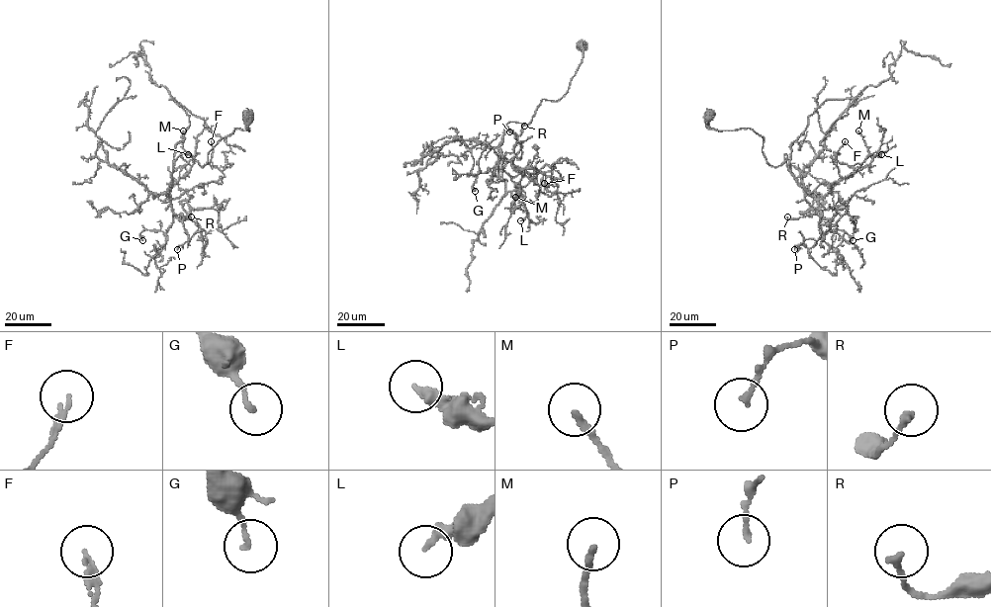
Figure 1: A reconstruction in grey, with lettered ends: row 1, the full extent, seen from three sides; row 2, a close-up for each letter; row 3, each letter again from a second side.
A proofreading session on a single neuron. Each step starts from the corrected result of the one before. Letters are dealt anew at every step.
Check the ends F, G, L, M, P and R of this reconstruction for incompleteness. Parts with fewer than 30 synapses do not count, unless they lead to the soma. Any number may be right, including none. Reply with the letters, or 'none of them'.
none of them

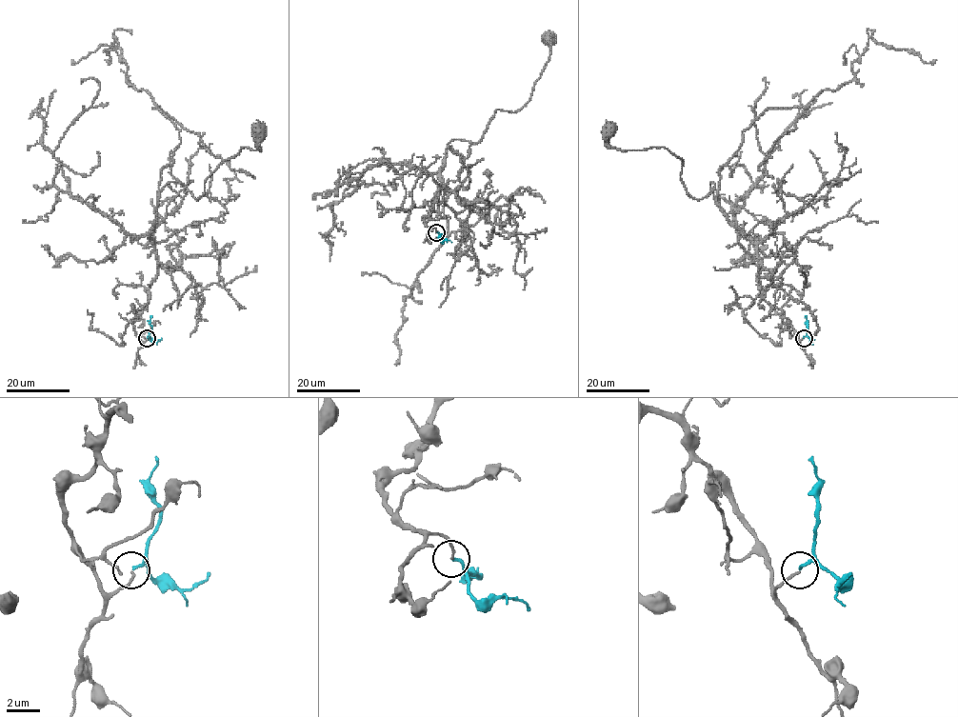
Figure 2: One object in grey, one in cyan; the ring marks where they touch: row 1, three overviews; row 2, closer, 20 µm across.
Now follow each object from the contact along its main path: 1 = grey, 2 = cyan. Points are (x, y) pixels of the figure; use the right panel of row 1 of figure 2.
1: (804, 338), (762, 295), (757, 248), (714, 184), (692, 198), (683, 160), (663, 147), (610, 148), (608, 130)
2: (804, 337), (807, 328), (806, 316)

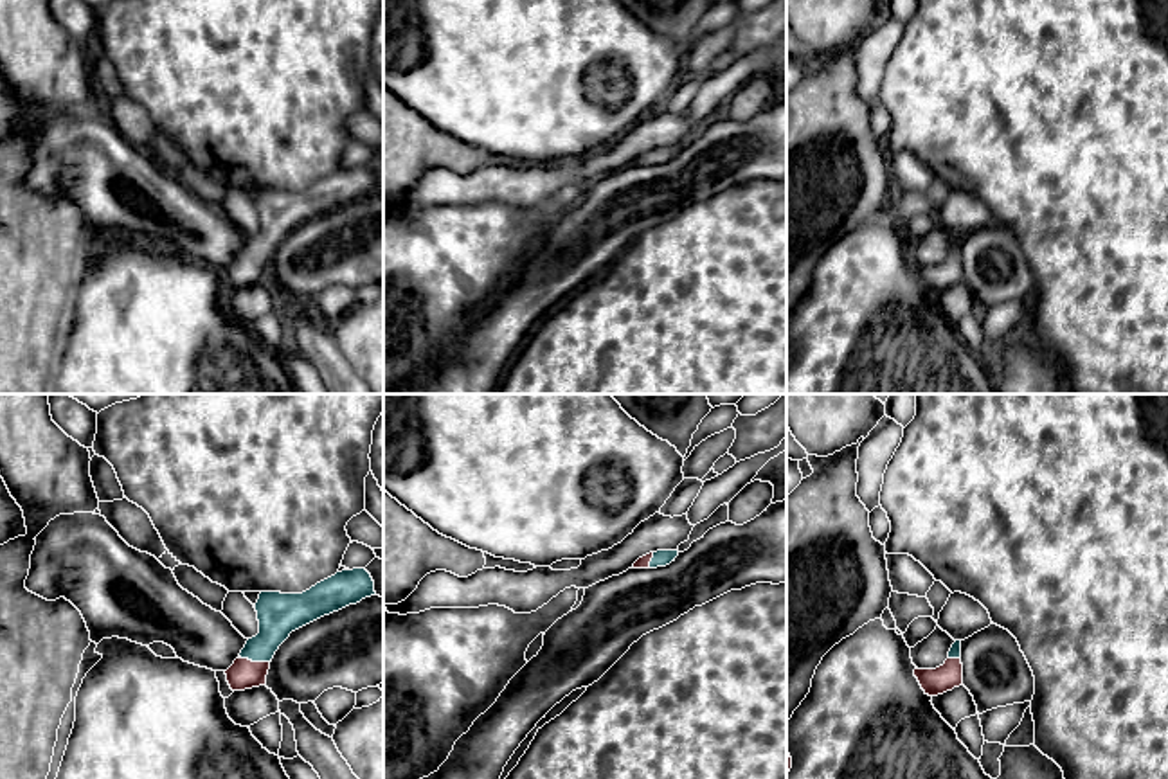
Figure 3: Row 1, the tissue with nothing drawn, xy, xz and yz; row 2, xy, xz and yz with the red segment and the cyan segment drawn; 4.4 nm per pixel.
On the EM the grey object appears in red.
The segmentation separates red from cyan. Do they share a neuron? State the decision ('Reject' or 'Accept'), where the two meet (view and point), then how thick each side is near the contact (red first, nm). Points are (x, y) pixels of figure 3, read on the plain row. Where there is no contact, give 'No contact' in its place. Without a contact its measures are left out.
Accept. Touches red at xy (254, 259). Thickness 140 nm (red) against 190 nm

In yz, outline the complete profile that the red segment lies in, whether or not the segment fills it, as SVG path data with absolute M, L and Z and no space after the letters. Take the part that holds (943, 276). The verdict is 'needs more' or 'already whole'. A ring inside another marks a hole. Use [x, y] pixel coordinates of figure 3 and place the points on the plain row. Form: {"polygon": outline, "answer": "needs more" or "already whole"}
{"polygon": "M961 237L952 241L943 263L936 266L916 264L914 273L929 293L938 293L963 282Z", "answer": "needs more"}

